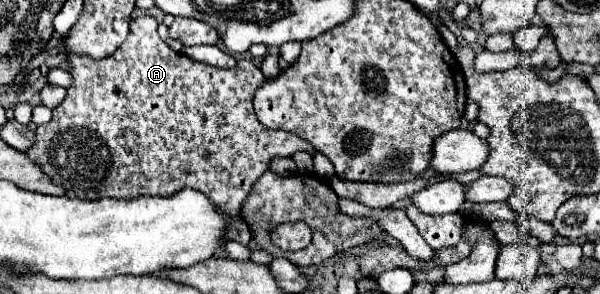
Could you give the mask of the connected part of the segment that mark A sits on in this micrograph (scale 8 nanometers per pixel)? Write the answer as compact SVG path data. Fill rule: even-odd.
M138 16L130 22L130 32L128 38L122 42L122 46L106 58L94 60L90 56L80 56L80 54L70 54L68 56L68 72L72 74L72 86L66 88L66 98L52 110L52 120L48 124L42 124L36 128L34 136L34 144L26 150L26 156L38 164L44 174L58 186L64 188L64 196L68 198L82 198L82 200L100 200L100 198L116 198L116 200L132 200L132 198L140 198L140 196L174 196L176 192L184 190L184 188L194 188L198 192L202 192L214 206L218 212L222 212L224 216L228 216L230 228L224 232L226 240L234 240L240 242L244 246L248 246L248 242L252 240L250 228L244 220L238 218L238 210L242 206L242 202L246 200L252 184L268 170L268 162L274 156L292 156L298 150L304 150L308 154L316 154L314 148L306 142L300 140L298 136L290 134L290 132L276 132L276 130L268 130L264 128L258 120L256 114L252 112L252 92L254 88L258 88L264 82L264 74L258 70L258 66L250 60L240 60L234 68L230 70L222 70L222 68L214 68L202 62L196 62L192 58L188 58L182 52L174 52L160 36L158 36L158 22L152 16Z

